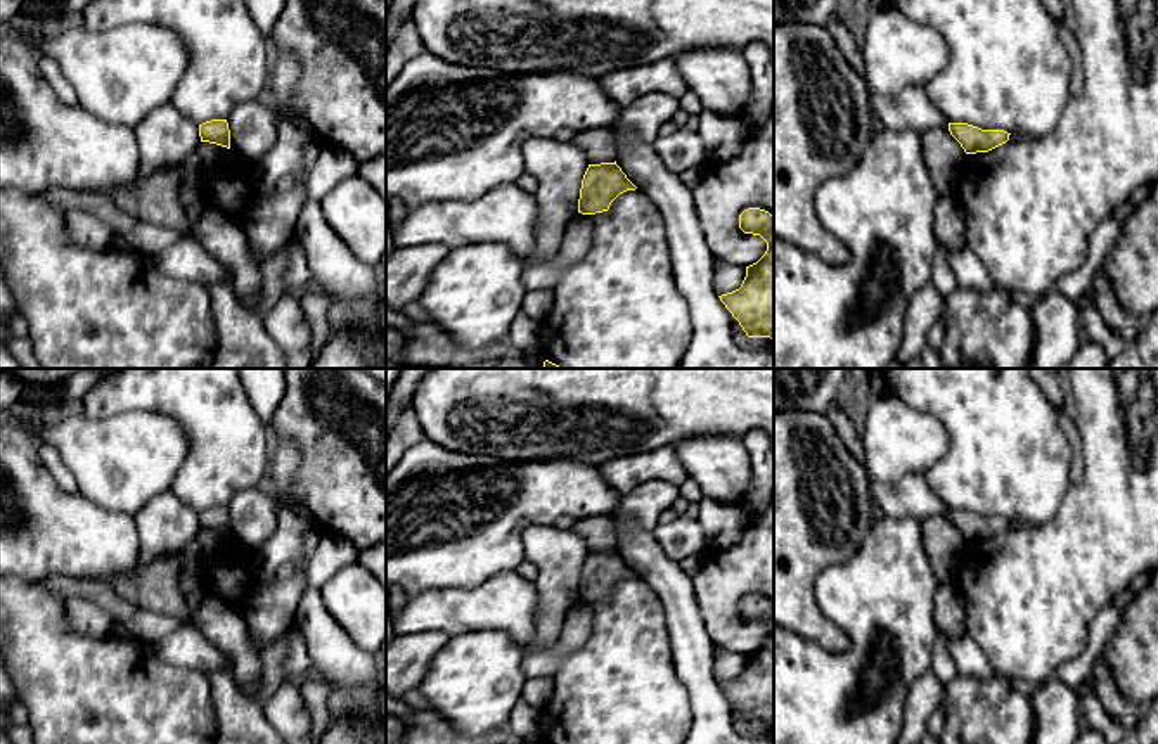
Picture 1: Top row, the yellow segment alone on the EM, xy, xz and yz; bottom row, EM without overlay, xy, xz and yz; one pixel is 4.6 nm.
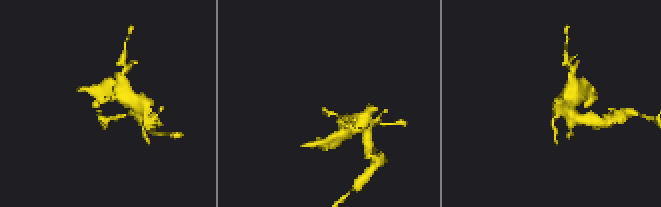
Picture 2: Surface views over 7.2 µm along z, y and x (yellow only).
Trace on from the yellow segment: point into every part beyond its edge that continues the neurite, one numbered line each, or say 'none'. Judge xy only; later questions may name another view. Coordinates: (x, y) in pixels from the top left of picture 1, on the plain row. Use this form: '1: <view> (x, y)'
none

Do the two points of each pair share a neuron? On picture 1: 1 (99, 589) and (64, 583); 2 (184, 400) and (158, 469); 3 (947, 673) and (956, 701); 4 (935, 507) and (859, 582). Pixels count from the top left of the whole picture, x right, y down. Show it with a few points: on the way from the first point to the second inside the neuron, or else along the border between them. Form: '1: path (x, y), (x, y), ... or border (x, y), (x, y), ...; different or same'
1: path (90, 589), (73, 587); same
2: border (135, 410), (170, 416), (189, 440), (186, 461); different
3: border (958, 673), (944, 686); different
4: border (885, 514), (913, 516), (921, 521); different

